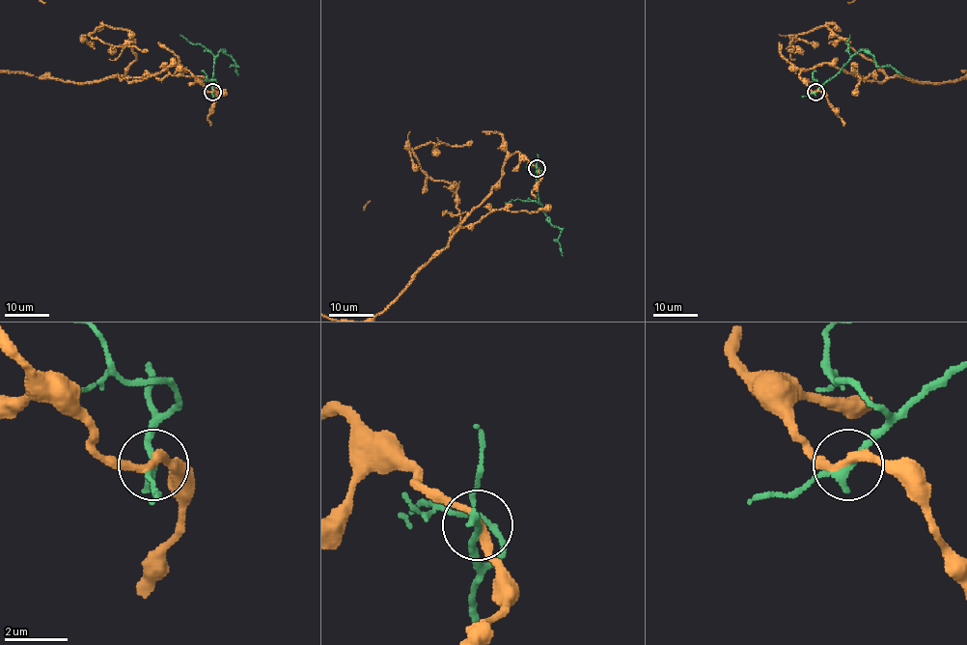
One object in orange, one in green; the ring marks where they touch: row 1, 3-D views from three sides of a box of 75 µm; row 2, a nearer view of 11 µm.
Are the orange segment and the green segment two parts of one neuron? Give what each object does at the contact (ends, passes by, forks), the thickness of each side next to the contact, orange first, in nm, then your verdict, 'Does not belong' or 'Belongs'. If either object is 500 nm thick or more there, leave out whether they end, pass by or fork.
At the ring orange passes by. At the ring green passes by. Thickness 280 nm (orange) against 220 nm. Does not belong

